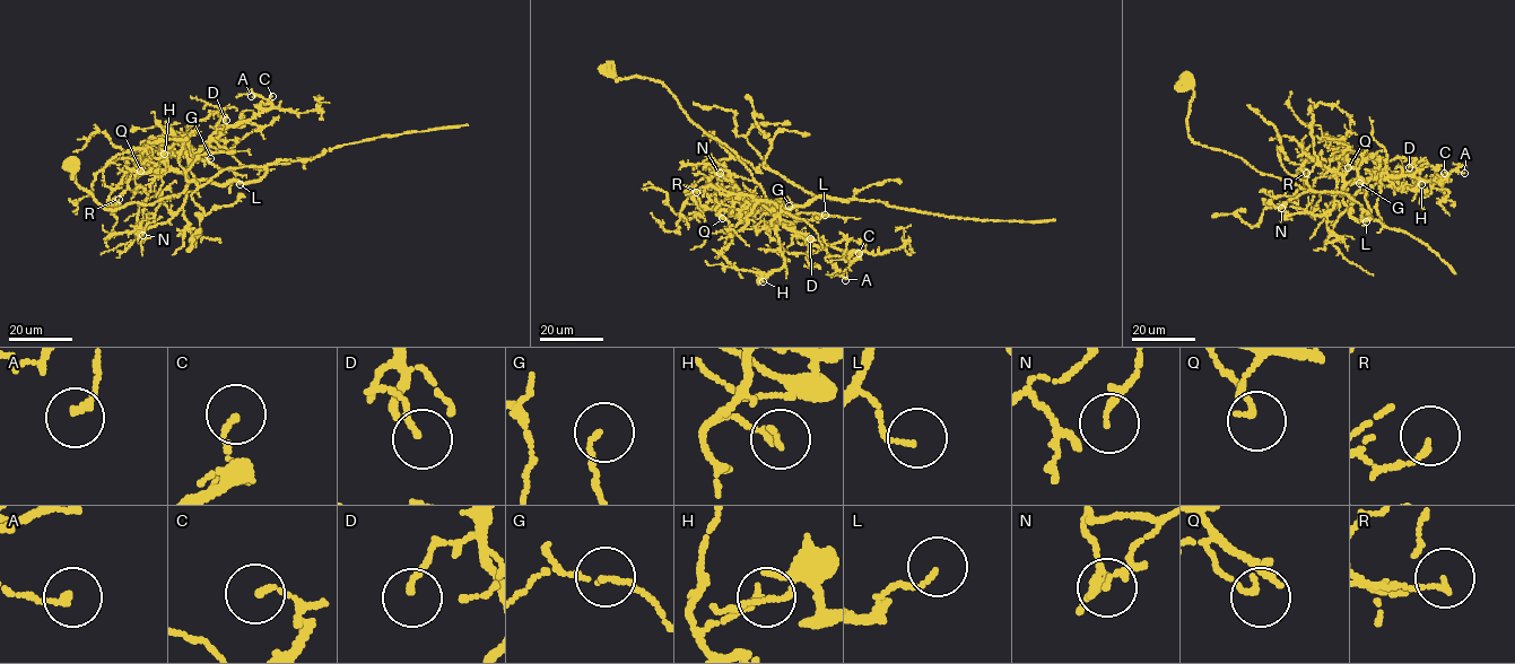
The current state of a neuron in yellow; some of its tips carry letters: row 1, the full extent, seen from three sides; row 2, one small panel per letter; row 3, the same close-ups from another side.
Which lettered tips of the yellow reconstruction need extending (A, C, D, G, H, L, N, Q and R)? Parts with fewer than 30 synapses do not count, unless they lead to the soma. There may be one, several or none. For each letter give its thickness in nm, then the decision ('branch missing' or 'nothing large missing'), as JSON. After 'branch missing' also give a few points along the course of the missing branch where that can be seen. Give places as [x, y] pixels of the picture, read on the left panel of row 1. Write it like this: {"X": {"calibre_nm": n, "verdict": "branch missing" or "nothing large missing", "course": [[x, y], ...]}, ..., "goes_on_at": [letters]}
{"A": {"calibre_nm": 170, "verdict": "nothing large missing"}, "C": {"calibre_nm": 130, "verdict": "nothing large missing"}, "D": {"calibre_nm": 130, "verdict": "nothing large missing"}, "G": {"calibre_nm": 110, "verdict": "nothing large missing"}, "H": {"calibre_nm": 150, "verdict": "nothing large missing"}, "L": {"calibre_nm": 110, "verdict": "nothing large missing"}, "N": {"calibre_nm": 110, "verdict": "nothing large missing"}, "Q": {"calibre_nm": 150, "verdict": "nothing large missing"}, "R": {"calibre_nm": 140, "verdict": "nothing large missing"}, "goes_on_at": []}

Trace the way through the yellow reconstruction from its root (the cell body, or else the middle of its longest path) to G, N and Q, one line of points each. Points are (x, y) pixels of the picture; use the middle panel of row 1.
G: (608, 68), (617, 81), (635, 76), (659, 81), (687, 116), (737, 155), (768, 208), (788, 213), (789, 206)
N: (608, 68), (617, 81), (635, 76), (659, 81), (752, 178), (734, 174), (732, 182), (720, 173)
Q: (608, 68), (617, 81), (635, 76), (659, 81), (687, 116), (750, 172), (768, 201), (721, 210), (722, 218)

